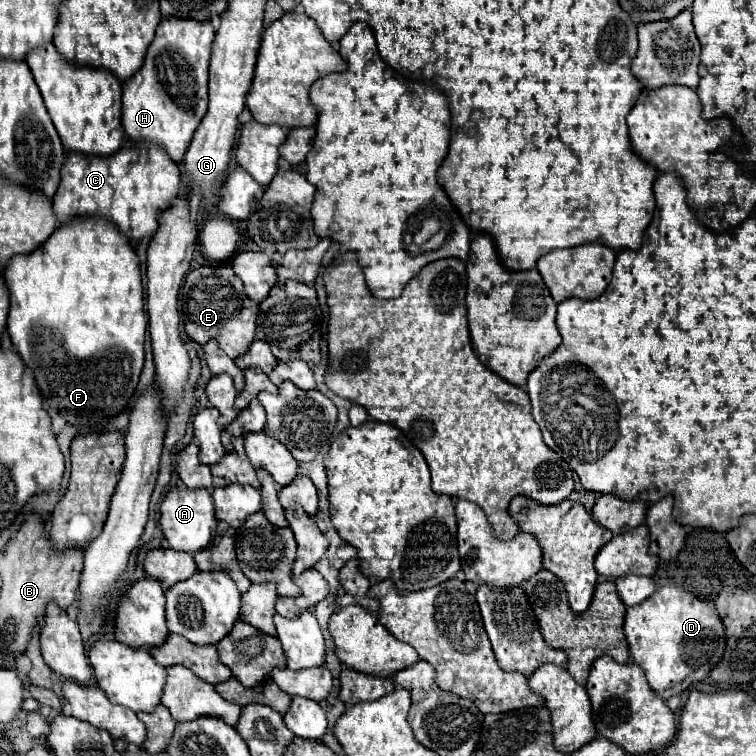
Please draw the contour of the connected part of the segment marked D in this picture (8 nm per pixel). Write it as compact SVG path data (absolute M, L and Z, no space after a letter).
M663 585L643 603L631 609L627 607L623 631L629 643L631 661L645 671L651 689L655 693L659 691L663 697L685 679L705 679L725 651L725 627L719 613L715 613L713 601L675 585Z

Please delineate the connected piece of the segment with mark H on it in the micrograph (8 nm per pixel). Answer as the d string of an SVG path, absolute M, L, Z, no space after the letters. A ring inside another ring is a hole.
M163 19L159 23L143 67L123 83L123 129L131 141L159 143L175 163L183 161L191 137L207 113L207 71L213 39L215 31L211 23L199 23L195 19Z

